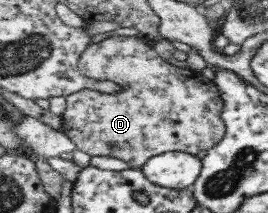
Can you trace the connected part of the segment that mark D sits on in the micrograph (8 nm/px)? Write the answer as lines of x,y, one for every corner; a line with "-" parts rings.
108,36
98,43
88,44
77,63
80,75
100,81
112,81
120,87
117,93
82,89
65,97
65,109
61,114
62,133
74,143
76,149
90,157
114,157
139,169
153,155
162,152
186,152
196,155
218,143
225,133
220,120
223,101
213,80
205,79
200,72
180,68
158,57
153,47
136,36

